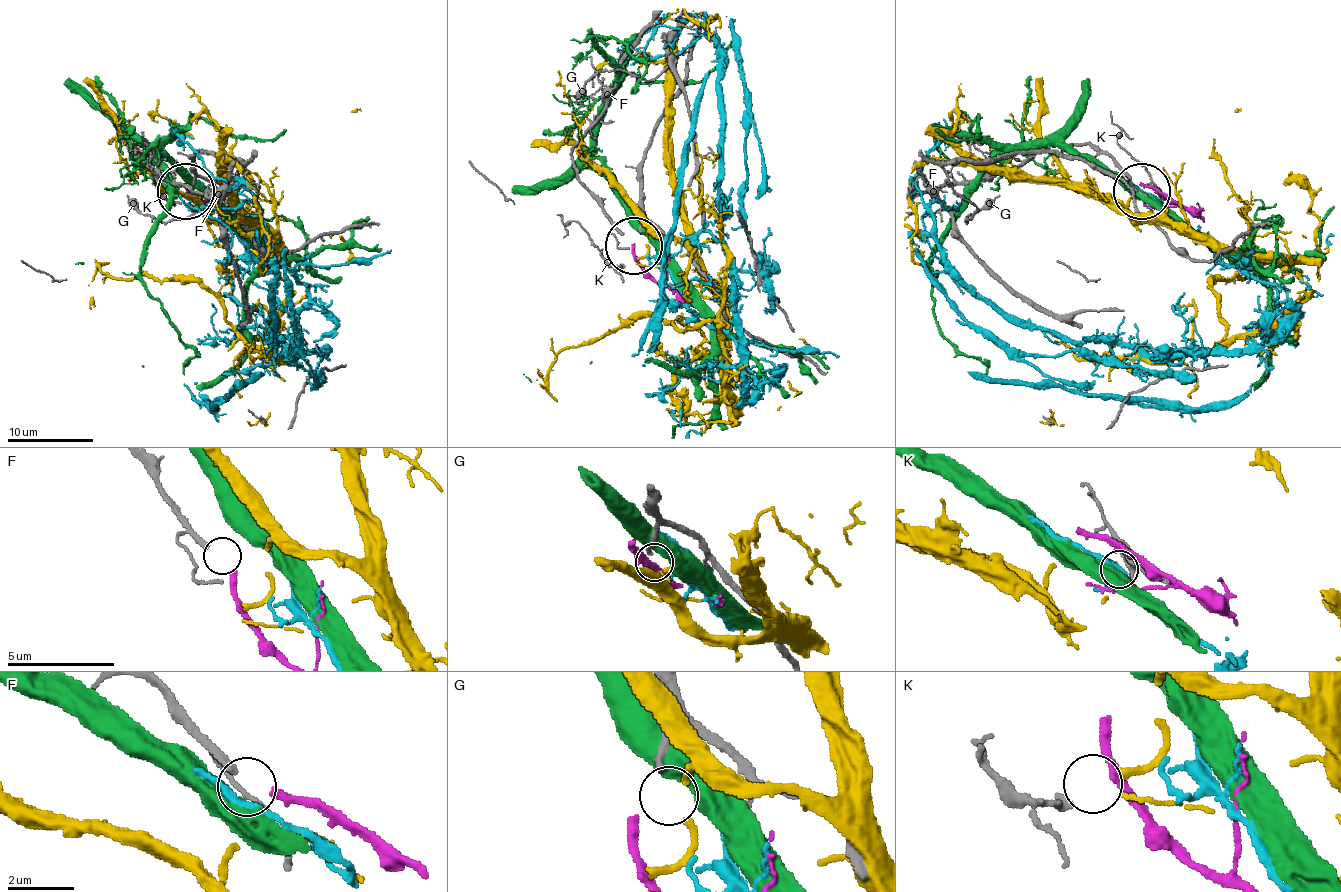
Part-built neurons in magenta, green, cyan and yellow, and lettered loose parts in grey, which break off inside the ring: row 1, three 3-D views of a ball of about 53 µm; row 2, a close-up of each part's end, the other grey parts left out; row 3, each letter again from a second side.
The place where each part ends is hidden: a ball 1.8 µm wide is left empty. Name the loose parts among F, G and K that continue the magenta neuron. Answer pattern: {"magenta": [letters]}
{"magenta": ["F"]}

